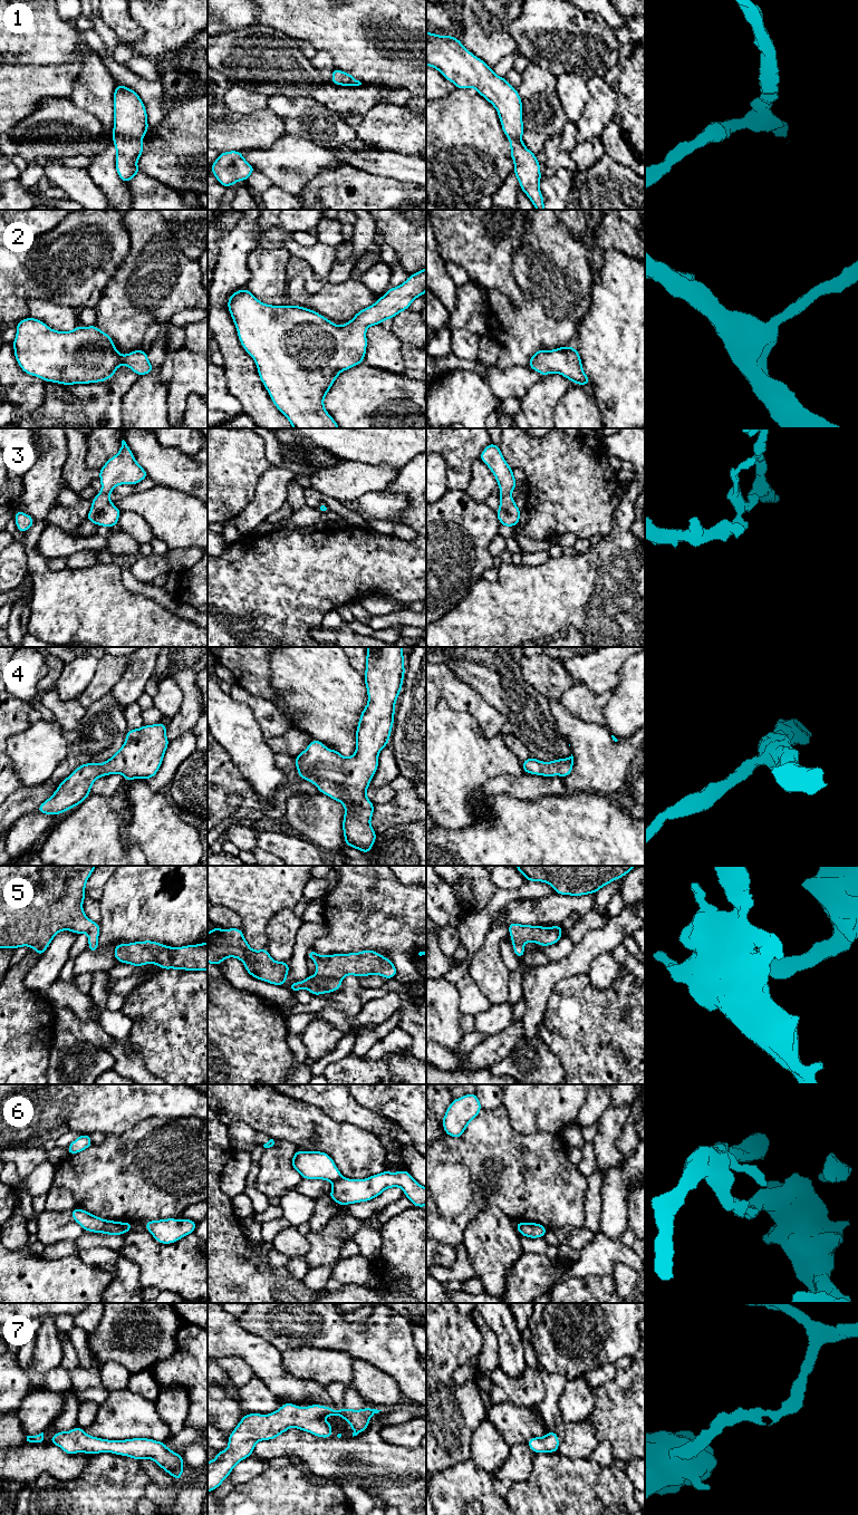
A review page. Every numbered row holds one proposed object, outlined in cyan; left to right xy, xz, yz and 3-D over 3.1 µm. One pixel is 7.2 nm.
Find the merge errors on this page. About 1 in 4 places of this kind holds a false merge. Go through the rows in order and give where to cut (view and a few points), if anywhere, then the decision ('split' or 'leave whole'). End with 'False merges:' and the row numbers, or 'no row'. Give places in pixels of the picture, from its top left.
1: no cut | leave whole
2: no cut | leave whole
3: no cut | leave whole
4: no cut | leave whole
5: no cut | leave whole
6: xy (121, 1223), (123, 1233) | split
7: no cut | leave whole
False merges: 6

